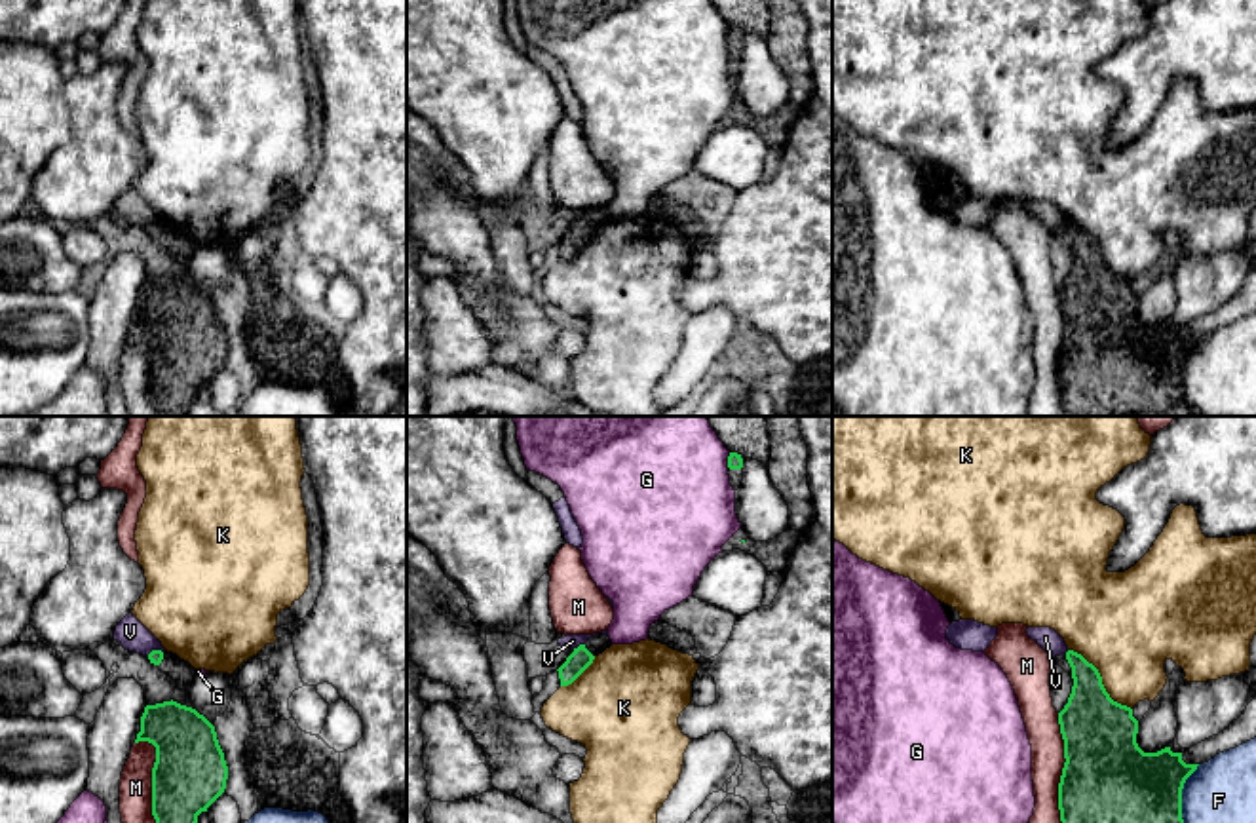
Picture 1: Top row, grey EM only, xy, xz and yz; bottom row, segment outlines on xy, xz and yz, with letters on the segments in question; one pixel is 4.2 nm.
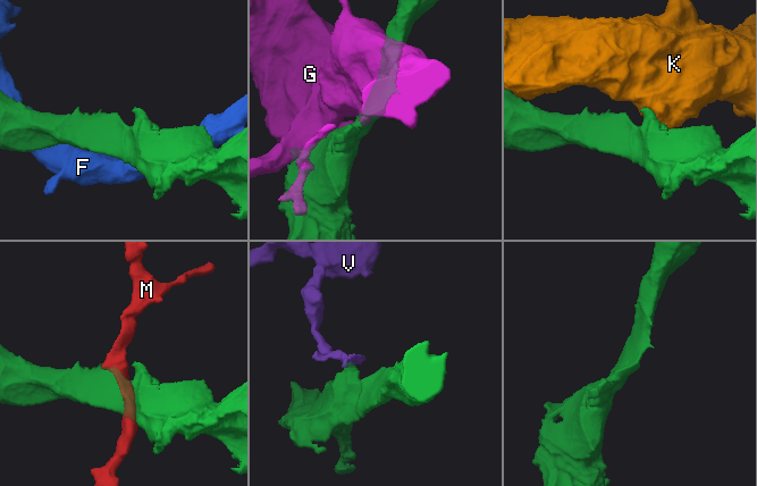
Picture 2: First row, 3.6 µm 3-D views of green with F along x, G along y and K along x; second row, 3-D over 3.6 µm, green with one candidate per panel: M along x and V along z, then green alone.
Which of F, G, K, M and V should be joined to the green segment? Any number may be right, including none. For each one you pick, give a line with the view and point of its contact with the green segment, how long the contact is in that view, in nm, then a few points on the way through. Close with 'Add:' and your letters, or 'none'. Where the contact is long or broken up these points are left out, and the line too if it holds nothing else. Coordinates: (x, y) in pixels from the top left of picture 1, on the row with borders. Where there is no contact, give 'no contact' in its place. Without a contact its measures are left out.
Add: none

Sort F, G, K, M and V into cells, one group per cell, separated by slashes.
F / G / K / M / V

